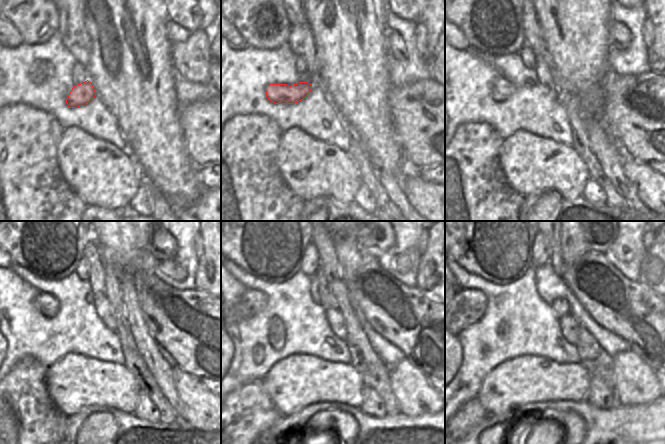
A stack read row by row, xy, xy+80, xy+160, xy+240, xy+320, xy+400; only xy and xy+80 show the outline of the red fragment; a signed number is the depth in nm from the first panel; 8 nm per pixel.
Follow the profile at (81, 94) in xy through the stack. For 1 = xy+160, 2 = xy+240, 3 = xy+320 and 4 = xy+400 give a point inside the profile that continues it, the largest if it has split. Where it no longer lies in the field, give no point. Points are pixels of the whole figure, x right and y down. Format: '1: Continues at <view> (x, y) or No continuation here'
1: Continues at xy+160 (502, 89)
2: Continues at xy+240 (46, 304)
3: Continues at xy+320 (252, 302)
4: Continues at xy+400 (467, 307).

